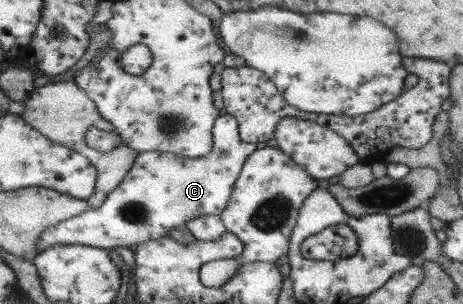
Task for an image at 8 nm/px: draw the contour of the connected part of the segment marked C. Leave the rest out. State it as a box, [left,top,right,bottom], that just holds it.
[37,114,256,254]

